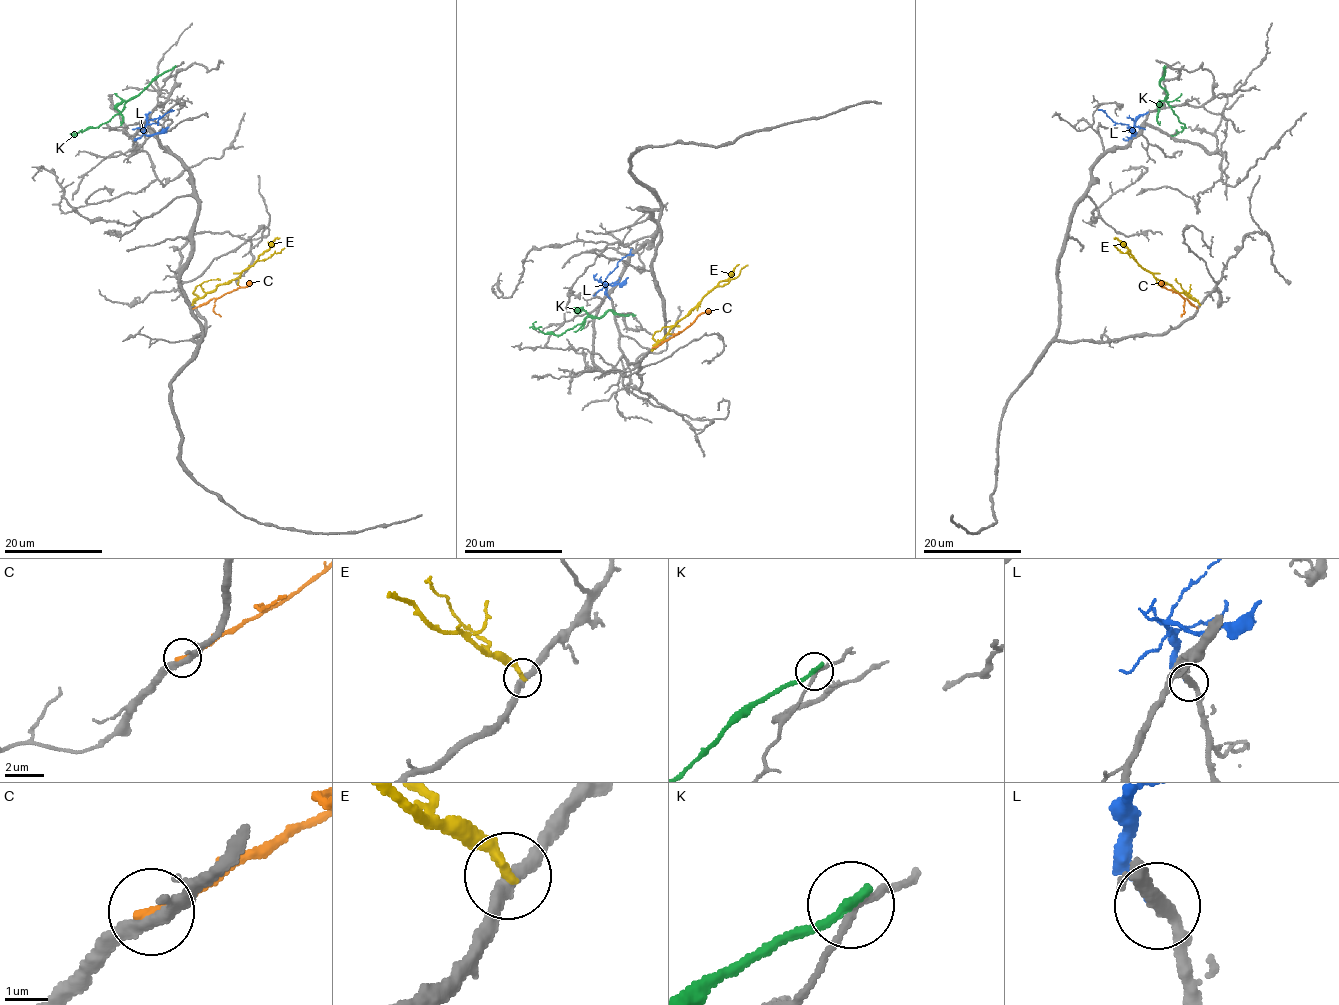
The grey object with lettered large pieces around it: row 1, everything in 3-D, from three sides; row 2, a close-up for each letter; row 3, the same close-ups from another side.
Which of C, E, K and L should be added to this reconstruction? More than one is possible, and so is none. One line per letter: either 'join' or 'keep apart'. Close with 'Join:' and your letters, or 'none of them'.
C: keep apart
E: keep apart
K: keep apart
L: keep apart
Join: none of them

